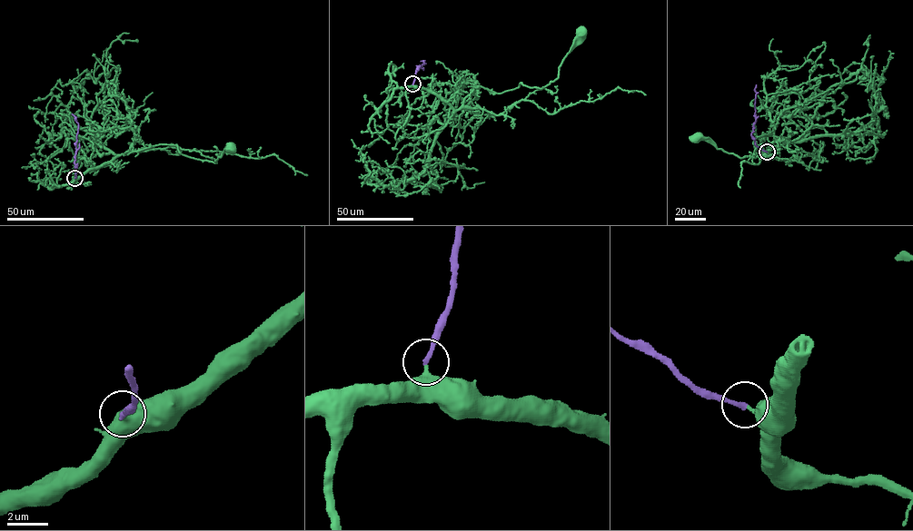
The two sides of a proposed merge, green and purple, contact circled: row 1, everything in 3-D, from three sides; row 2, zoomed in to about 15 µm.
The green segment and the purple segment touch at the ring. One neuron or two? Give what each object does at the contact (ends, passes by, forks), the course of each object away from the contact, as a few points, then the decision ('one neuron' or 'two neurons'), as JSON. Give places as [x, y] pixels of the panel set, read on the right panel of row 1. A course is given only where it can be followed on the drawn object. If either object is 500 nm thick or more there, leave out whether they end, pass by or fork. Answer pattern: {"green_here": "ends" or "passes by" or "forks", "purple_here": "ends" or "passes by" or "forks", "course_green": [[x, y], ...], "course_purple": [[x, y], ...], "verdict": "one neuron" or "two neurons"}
{"green_here": "ends", "purple_here": "ends", "course_green": [[767, 152], [789, 141], [763, 136], [769, 134], [758, 136], [753, 154], [741, 158], [698, 134], [695, 137]], "course_purple": [[767, 152], [756, 145], [751, 135], [756, 121], [756, 84]], "verdict": "one neuron"}

